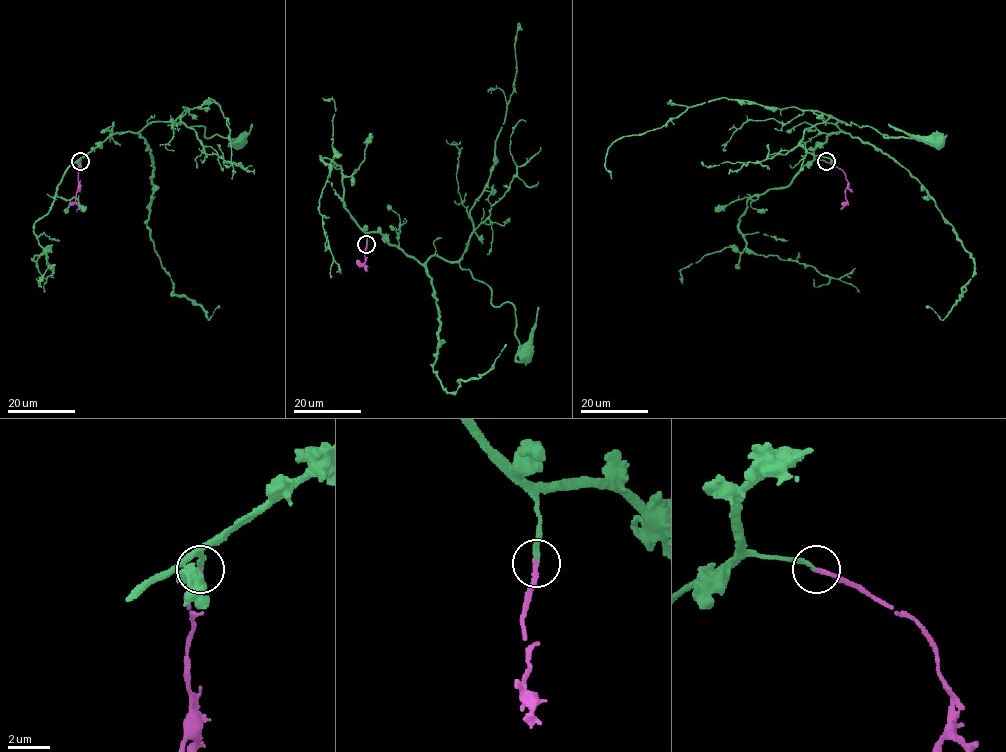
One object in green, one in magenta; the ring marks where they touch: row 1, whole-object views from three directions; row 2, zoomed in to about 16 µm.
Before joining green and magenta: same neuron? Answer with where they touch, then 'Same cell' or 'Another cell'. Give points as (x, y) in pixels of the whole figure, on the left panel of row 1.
Place: (80, 161). Same cell

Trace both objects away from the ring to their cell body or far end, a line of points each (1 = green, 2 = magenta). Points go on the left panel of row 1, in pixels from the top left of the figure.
1: (80, 162), (114, 134), (139, 132), (149, 123), (162, 121), (203, 126), (208, 137), (216, 135), (241, 141)
2: (80, 162), (76, 194), (79, 209)

